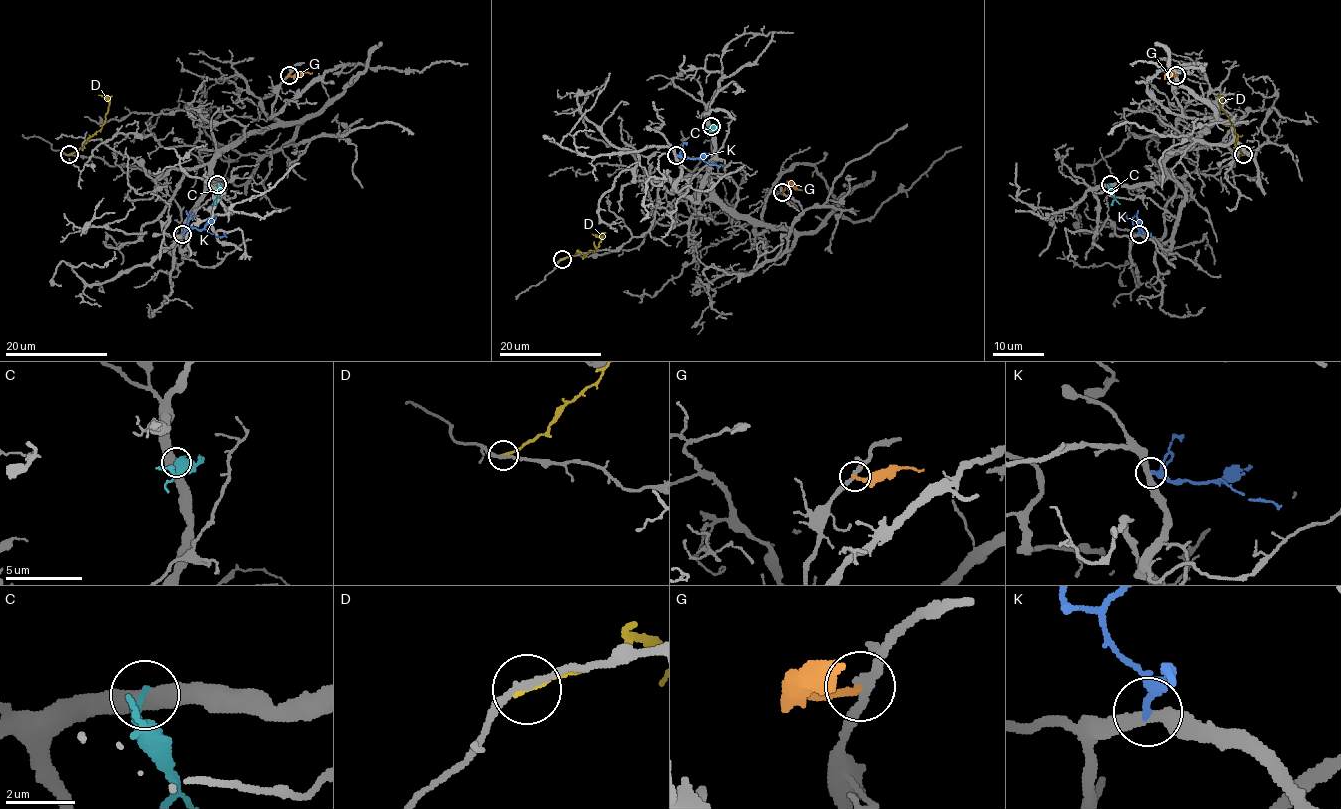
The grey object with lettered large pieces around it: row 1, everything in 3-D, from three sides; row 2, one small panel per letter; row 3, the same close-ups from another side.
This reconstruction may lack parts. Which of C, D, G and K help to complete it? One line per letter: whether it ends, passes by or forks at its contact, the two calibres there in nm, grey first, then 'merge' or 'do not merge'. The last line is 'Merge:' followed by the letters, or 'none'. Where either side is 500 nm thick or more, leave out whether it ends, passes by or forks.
C: calibres 500 and 280 nm; do not merge
D: it ends; calibres 200 and 160 nm; do not merge
G: it ends; calibres 280 and 200 nm; do not merge
K: it ends; calibres 400 and 240 nm; do not merge
Merge: none

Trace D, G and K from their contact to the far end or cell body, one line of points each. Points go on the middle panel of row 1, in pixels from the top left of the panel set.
D: (562, 260), (577, 252), (586, 254), (598, 247), (603, 236), (591, 234)
G: (782, 193), (787, 185), (805, 190)
K: (676, 155), (701, 158), (719, 167)

